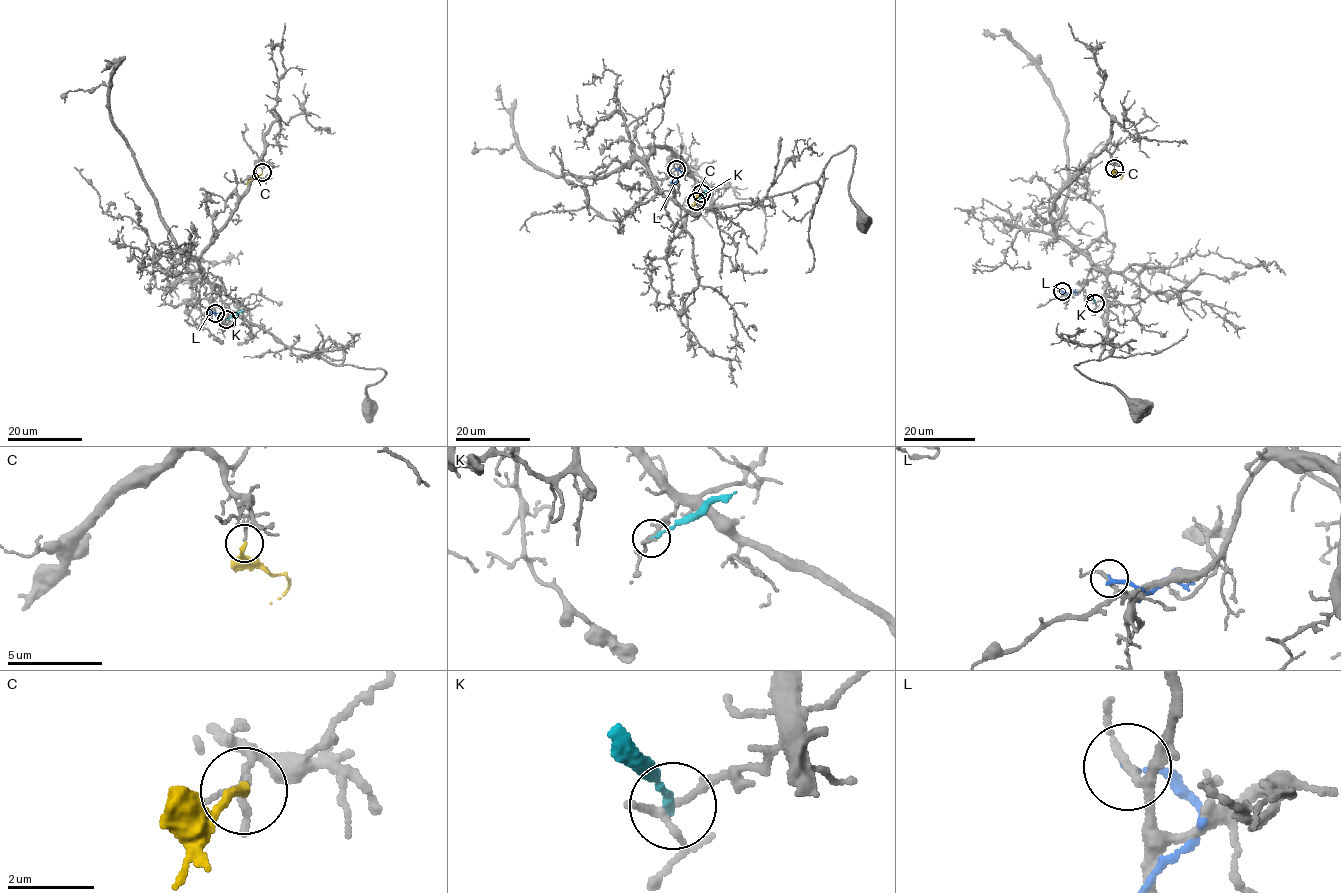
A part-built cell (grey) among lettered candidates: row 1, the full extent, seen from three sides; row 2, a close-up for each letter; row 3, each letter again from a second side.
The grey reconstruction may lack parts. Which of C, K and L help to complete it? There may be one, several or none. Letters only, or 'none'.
none

